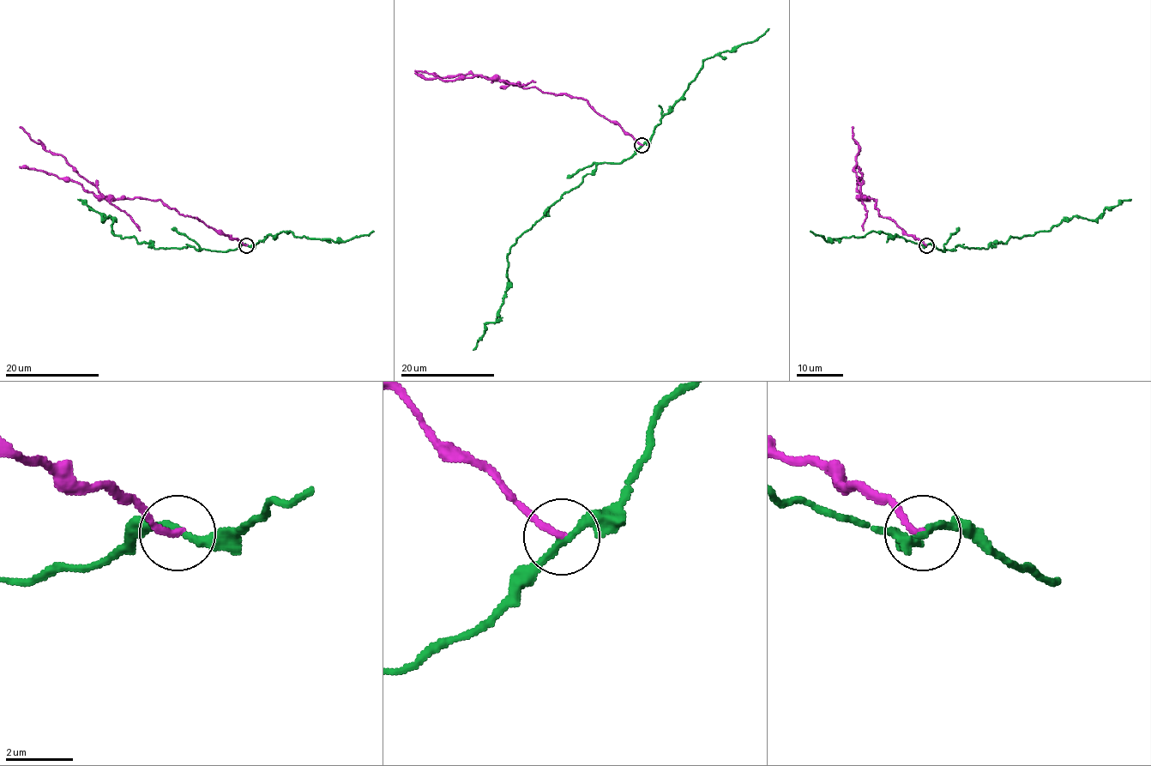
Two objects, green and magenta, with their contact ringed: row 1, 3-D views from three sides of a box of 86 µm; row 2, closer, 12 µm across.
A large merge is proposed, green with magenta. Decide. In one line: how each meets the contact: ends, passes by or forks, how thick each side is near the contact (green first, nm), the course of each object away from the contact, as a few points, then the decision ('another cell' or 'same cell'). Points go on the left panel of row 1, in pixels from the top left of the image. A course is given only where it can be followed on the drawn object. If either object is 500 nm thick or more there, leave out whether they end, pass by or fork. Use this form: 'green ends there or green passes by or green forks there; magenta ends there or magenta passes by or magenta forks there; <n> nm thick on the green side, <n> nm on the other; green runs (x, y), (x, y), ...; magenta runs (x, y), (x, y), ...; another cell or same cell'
green passes by; magenta ends there; 200 nm thick on the green side, 190 nm on the other; green runs (246, 245), (225, 251), (189, 245), (156, 249), (151, 243), (115, 235), (110, 216), (105, 220), (77, 199); magenta runs (246, 245), (208, 227), (199, 220), (181, 214), (159, 199), (105, 198), (61, 154), (52, 154), (20, 127); another cell

